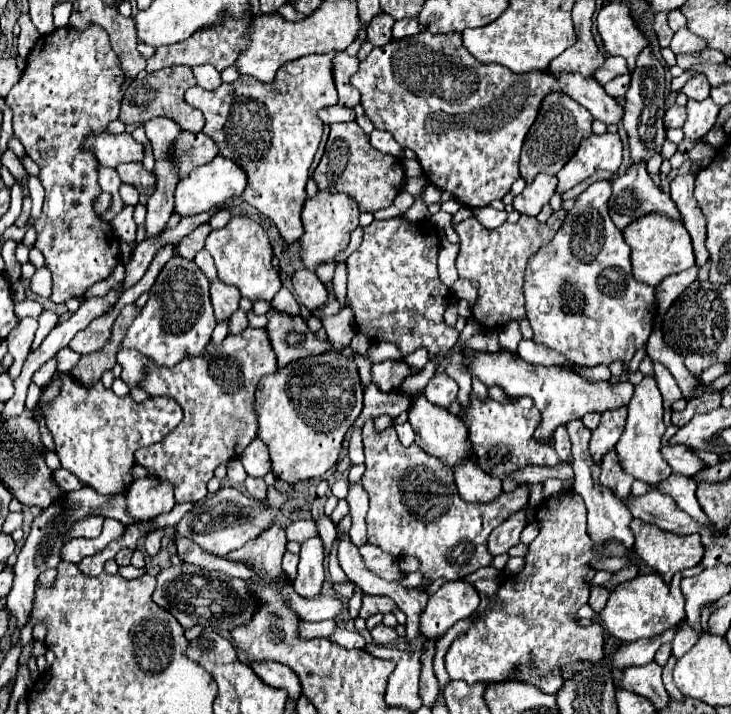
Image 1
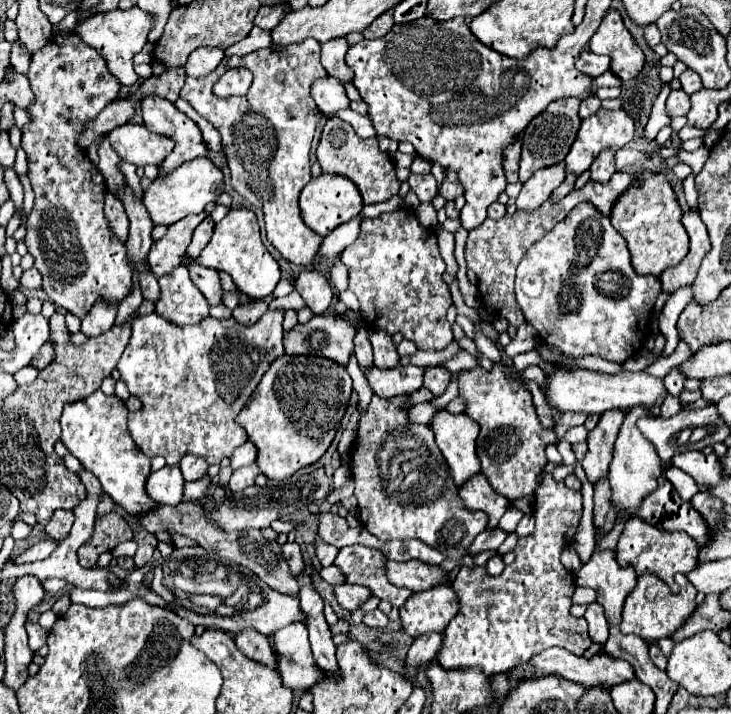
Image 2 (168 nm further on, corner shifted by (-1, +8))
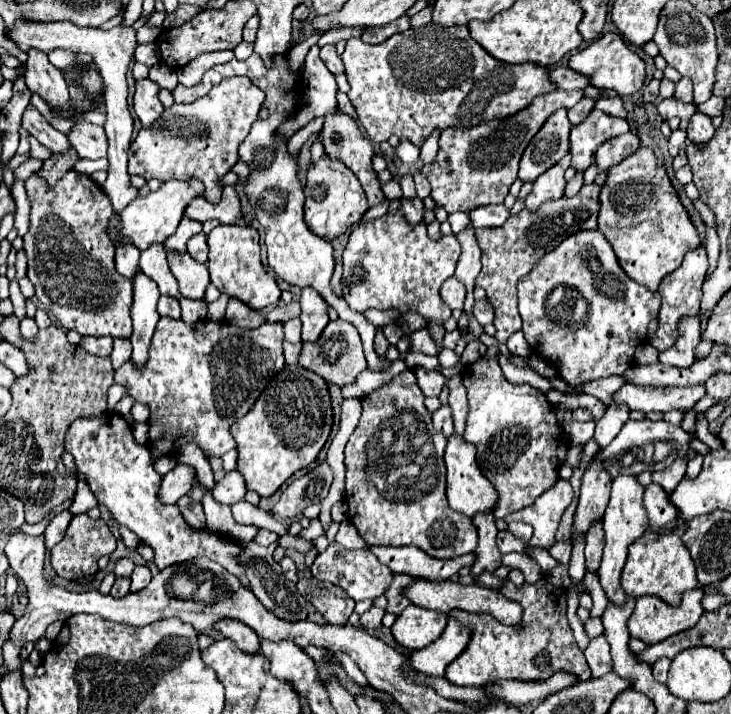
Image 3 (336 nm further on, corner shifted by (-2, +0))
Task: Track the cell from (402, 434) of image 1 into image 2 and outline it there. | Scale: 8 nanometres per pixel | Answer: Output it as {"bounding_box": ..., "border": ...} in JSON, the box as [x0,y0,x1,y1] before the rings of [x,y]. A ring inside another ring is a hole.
{"bounding_box":[409,402,439,424],"border":[[[425,402],[425,404],[415,404],[411,410],[409,410],[409,418],[417,424],[429,424],[431,422],[431,416],[435,416],[435,412],[439,412],[439,408],[435,408],[433,404]]]}

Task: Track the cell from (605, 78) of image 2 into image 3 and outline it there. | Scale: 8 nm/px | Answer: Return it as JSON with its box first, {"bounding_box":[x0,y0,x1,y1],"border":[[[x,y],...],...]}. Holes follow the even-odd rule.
{"bounding_box":[422,90,582,214],"border":[[[556,90],[548,92],[548,96],[538,96],[528,108],[524,108],[524,112],[510,116],[508,120],[494,120],[492,124],[480,124],[470,130],[446,128],[440,134],[436,162],[422,168],[422,174],[426,174],[432,184],[434,202],[440,204],[448,214],[458,210],[470,212],[486,204],[502,204],[510,186],[518,178],[518,162],[532,136],[552,112],[558,108],[572,108],[582,98],[582,90]]]}

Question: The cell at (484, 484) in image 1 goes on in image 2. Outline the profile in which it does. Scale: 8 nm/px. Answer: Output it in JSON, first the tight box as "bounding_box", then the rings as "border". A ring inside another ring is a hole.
{"bounding_box":[459,474,509,530],"border":[[[477,474],[467,484],[463,484],[463,488],[459,488],[459,496],[467,508],[483,510],[489,516],[487,530],[497,526],[499,518],[507,512],[507,506],[509,506],[509,502],[503,496],[493,492],[493,488],[489,486],[483,474]]]}

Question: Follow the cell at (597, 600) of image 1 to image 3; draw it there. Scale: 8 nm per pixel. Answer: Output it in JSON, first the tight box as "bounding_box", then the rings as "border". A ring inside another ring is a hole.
{"bounding_box":[584,634,612,678],"border":[[[604,634],[590,640],[588,648],[584,650],[586,662],[592,670],[592,678],[600,678],[608,672],[612,672],[612,658],[610,658],[610,644]]]}

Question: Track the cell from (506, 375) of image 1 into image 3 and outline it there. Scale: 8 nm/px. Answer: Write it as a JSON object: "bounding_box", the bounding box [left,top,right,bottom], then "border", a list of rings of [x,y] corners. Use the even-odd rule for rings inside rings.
{"bounding_box":[614,384,704,412],"border":[[[624,384],[614,396],[616,406],[628,406],[630,410],[642,412],[670,412],[670,410],[692,410],[692,406],[704,396],[704,386],[692,388],[652,388]]]}

